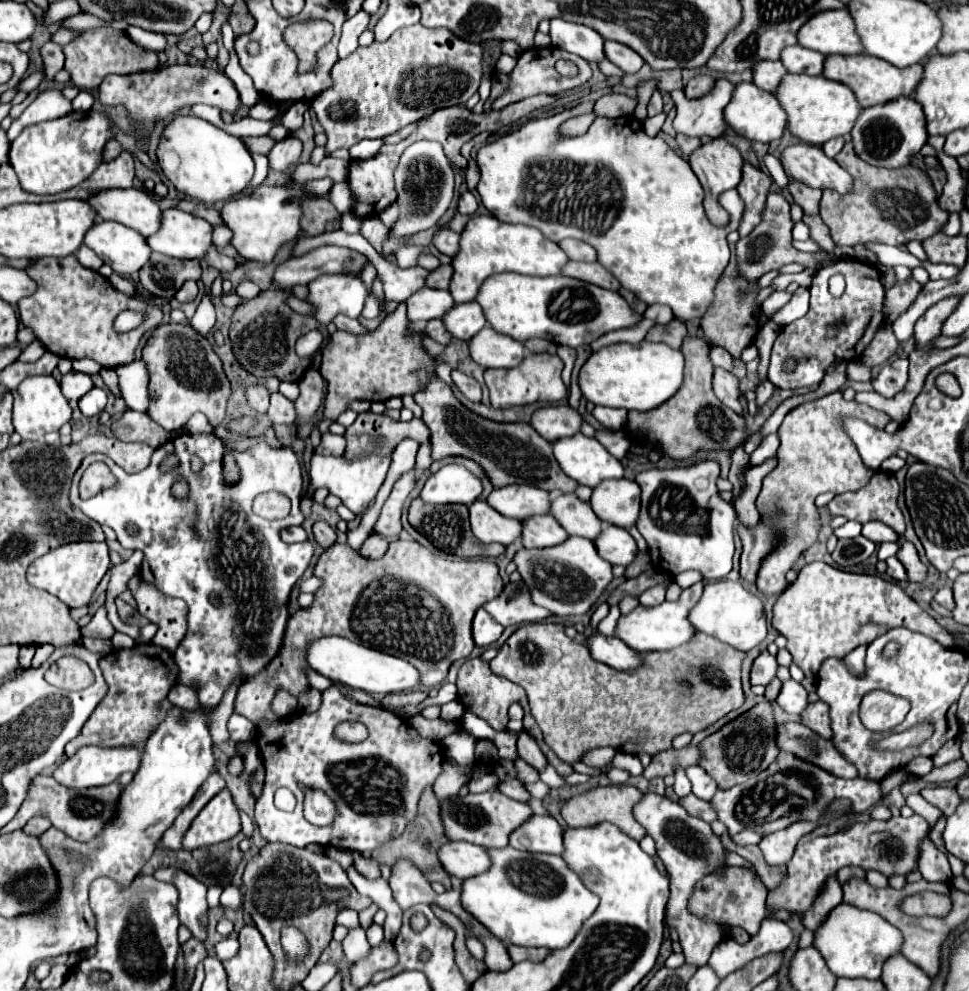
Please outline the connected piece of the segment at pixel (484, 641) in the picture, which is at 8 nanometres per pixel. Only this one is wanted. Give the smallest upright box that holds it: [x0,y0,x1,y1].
[473,607,503,647]

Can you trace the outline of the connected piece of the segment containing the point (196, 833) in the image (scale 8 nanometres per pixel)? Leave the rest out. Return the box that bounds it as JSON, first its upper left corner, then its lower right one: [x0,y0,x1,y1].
[183,789,241,851]

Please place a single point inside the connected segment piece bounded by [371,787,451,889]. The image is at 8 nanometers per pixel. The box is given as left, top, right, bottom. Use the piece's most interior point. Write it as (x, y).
(420, 844)

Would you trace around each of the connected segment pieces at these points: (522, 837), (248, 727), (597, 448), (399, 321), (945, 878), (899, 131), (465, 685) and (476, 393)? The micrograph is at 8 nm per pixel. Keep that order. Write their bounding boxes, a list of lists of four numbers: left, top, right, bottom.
[[509,815,563,855],[227,713,257,743],[553,435,623,487],[321,305,437,421],[919,837,953,883],[851,99,927,169],[457,657,573,777],[451,369,481,403]]

